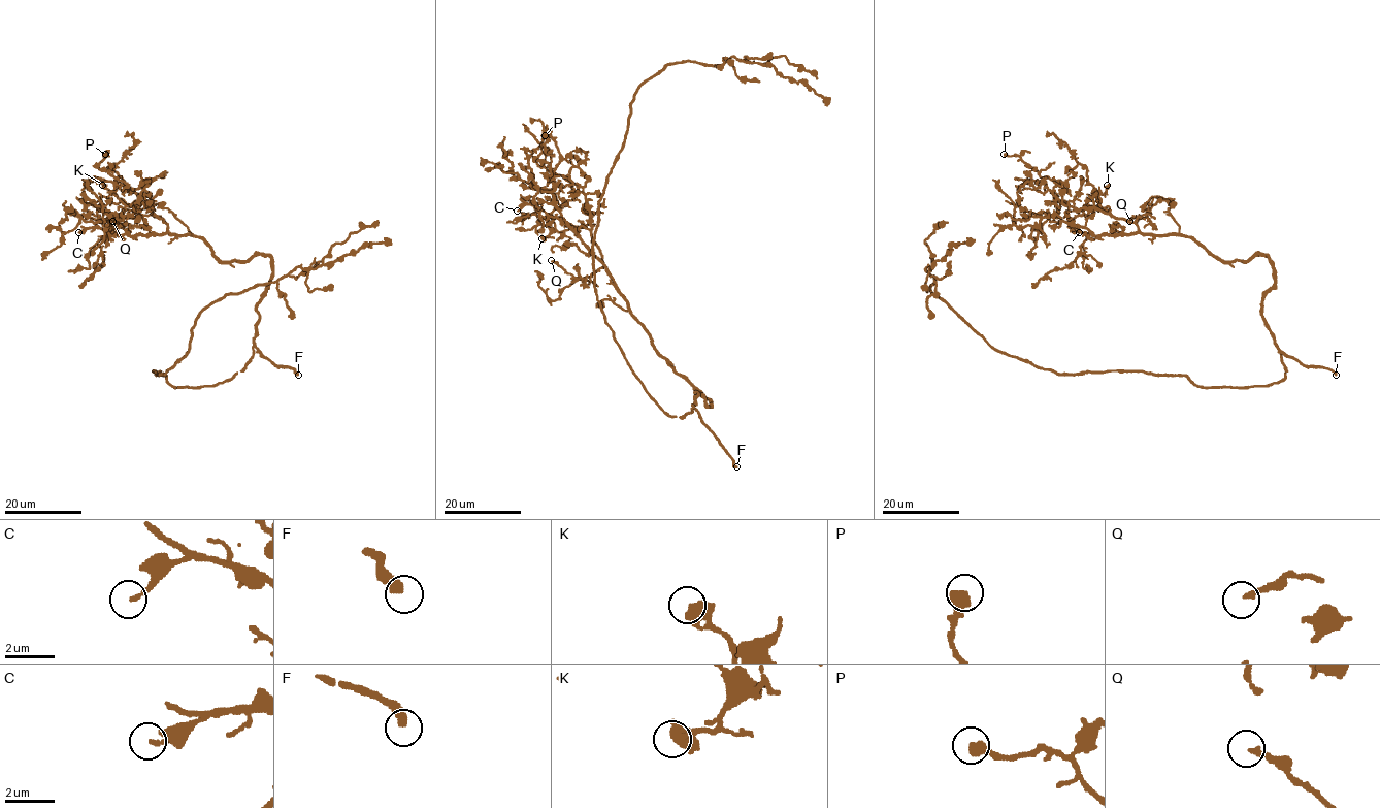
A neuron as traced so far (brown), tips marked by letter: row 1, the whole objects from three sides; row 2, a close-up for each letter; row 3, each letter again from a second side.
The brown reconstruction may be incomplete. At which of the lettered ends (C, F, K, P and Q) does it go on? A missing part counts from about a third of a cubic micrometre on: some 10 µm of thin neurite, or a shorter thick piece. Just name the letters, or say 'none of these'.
C, F

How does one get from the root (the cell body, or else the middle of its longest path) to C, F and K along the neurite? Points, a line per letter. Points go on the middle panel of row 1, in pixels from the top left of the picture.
C: (644, 385), (670, 416), (691, 413), (696, 392), (711, 405), (657, 351), (580, 238), (538, 207), (517, 211)
F: (644, 385), (649, 396), (670, 416), (683, 417), (693, 408), (736, 466)
K: (644, 385), (670, 416), (691, 413), (696, 392), (711, 405), (657, 351), (588, 229), (555, 230), (541, 238)

